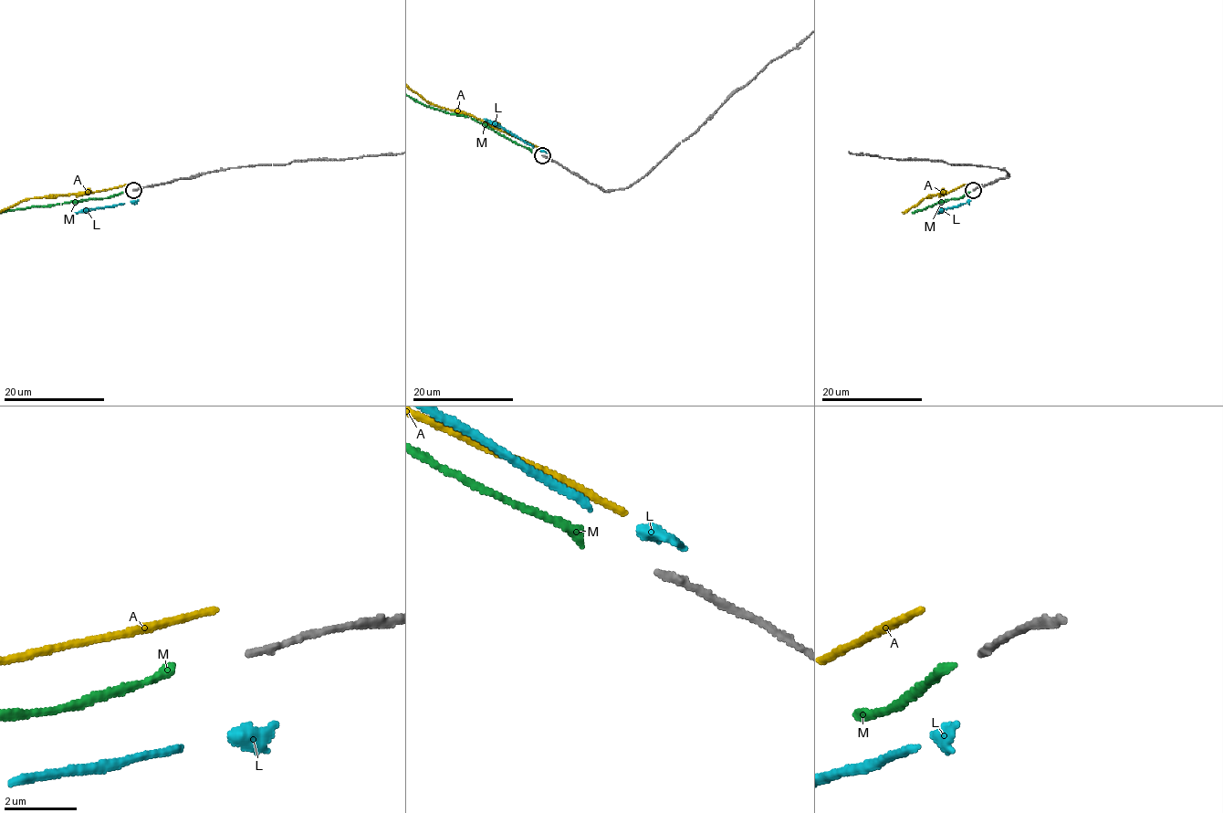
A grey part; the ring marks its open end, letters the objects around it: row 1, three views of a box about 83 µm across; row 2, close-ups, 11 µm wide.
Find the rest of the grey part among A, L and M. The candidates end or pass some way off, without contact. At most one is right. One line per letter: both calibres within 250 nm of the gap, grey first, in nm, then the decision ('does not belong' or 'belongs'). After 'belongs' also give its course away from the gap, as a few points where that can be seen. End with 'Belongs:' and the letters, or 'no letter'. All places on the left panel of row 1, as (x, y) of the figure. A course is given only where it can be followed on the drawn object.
A: calibres 200 and 170 nm; does not belong
L: calibres 200 and 480 nm; does not belong
M: calibres 200 and 240 nm; belongs
Belongs: M

